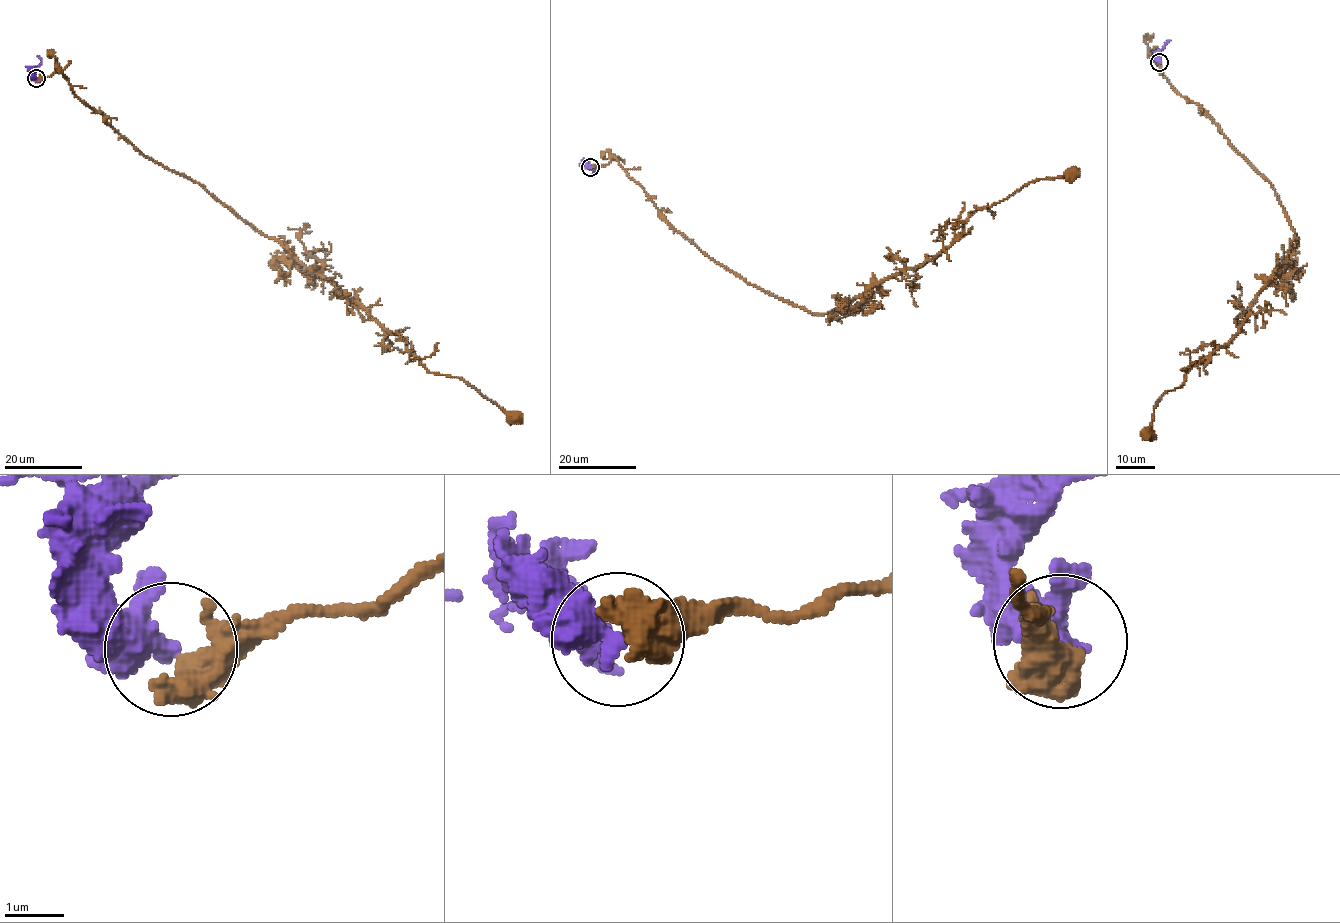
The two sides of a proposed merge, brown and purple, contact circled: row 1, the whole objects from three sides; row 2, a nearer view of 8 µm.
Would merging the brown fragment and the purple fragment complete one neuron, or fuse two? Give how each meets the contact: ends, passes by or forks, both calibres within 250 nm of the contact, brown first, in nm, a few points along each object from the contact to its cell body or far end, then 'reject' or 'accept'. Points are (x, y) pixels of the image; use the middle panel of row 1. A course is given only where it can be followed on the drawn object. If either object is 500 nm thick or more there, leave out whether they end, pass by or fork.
500/400 nm | brown via (591, 167), (613, 156), (701, 251), (747, 282), (824, 314), (935, 257), (976, 210), (1040, 178), (1071, 174) | purple via (591, 167), (587, 163), (594, 171), (591, 176) | reject

